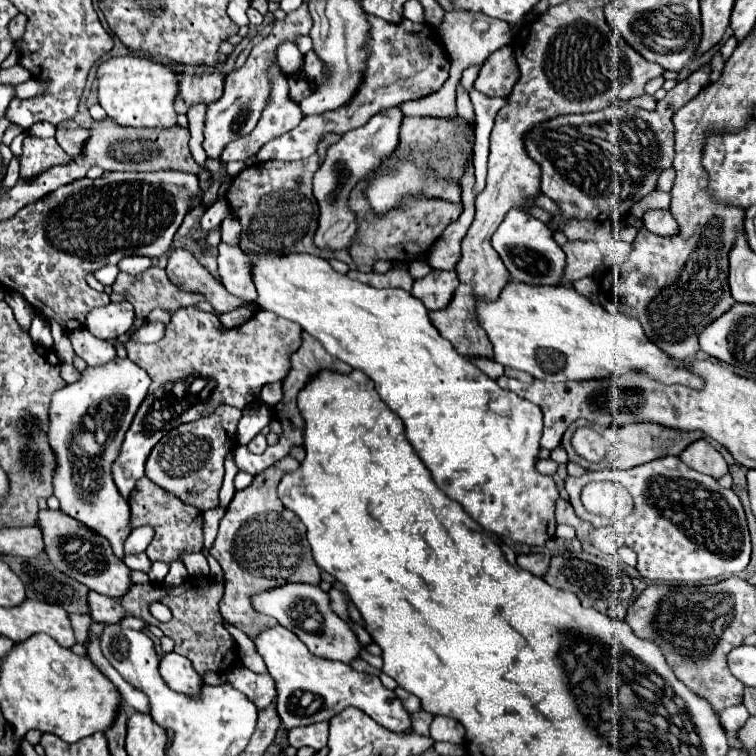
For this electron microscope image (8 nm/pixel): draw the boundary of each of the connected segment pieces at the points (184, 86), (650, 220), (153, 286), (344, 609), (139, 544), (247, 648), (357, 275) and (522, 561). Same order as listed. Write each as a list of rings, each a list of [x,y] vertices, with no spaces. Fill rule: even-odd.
[[[179,74],[179,94],[175,102],[177,114],[187,114],[187,110],[195,104],[213,104],[223,94],[223,74],[203,74],[203,76],[189,76]]]
[[[649,210],[649,212],[645,212],[643,224],[649,232],[653,232],[657,236],[665,236],[665,238],[675,236],[677,230],[679,230],[679,226],[677,226],[677,222],[675,222],[675,218],[669,210]]]
[[[151,266],[149,270],[137,276],[129,276],[121,272],[117,282],[113,284],[113,292],[121,292],[127,296],[127,302],[133,304],[137,318],[149,316],[153,308],[165,308],[169,312],[177,312],[183,306],[205,302],[201,294],[193,294],[177,288],[167,278],[165,270],[157,266]]]
[[[331,588],[329,596],[331,596],[331,608],[339,614],[339,618],[349,620],[349,606],[347,606],[347,598],[345,598],[345,594],[339,592],[337,588]]]
[[[141,526],[135,528],[129,538],[125,540],[125,554],[135,554],[135,552],[145,552],[145,548],[151,544],[155,530],[151,526]]]
[[[224,621],[225,628],[233,636],[238,646],[239,657],[244,666],[257,674],[266,674],[268,672],[264,660],[258,654],[254,643],[241,630],[227,624]]]
[[[391,268],[385,274],[375,274],[375,272],[363,274],[363,272],[357,272],[357,270],[349,270],[347,276],[363,282],[367,286],[373,286],[373,288],[401,288],[401,290],[409,292],[411,286],[413,286],[411,274],[407,270],[401,270],[401,268]]]
[[[541,552],[541,554],[519,554],[517,556],[517,564],[525,570],[529,570],[535,576],[543,576],[547,566],[549,566],[551,554],[549,552]]]

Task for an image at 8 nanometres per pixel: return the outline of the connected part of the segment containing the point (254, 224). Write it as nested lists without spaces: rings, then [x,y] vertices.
[[[319,152],[301,162],[281,162],[269,160],[263,164],[253,164],[241,170],[227,188],[227,202],[231,216],[241,222],[239,248],[247,254],[273,254],[287,256],[295,252],[307,252],[325,260],[337,258],[351,264],[345,250],[317,250],[313,236],[319,224],[319,204],[313,196],[313,174],[319,170],[323,158]]]

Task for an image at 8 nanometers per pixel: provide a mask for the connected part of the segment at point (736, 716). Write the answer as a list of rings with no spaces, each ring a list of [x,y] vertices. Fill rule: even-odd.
[[[737,704],[737,706],[731,706],[731,708],[725,708],[719,712],[719,718],[721,718],[721,724],[725,728],[725,732],[729,734],[735,734],[749,718],[749,712],[745,710],[743,704]]]

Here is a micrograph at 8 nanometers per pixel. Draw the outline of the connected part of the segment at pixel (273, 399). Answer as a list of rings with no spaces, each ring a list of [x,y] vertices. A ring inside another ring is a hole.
[[[273,382],[273,384],[269,384],[269,386],[263,386],[263,390],[261,390],[261,400],[267,404],[267,406],[275,406],[275,404],[279,404],[281,402],[281,398],[283,398],[283,384],[281,382]]]

